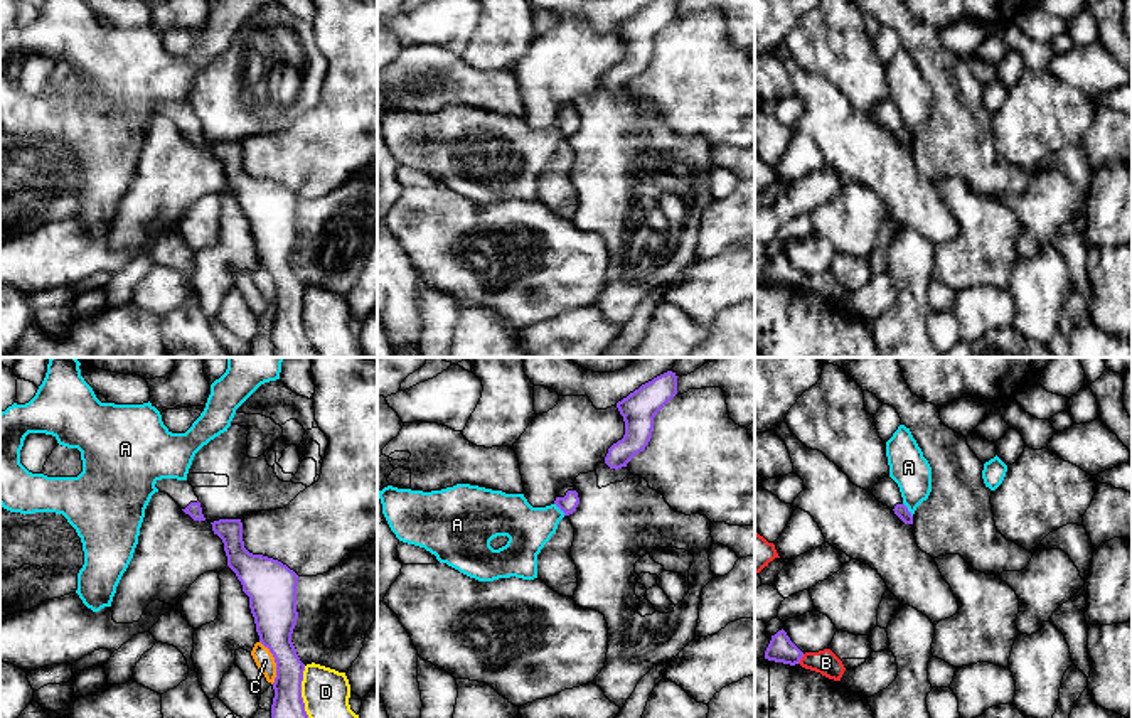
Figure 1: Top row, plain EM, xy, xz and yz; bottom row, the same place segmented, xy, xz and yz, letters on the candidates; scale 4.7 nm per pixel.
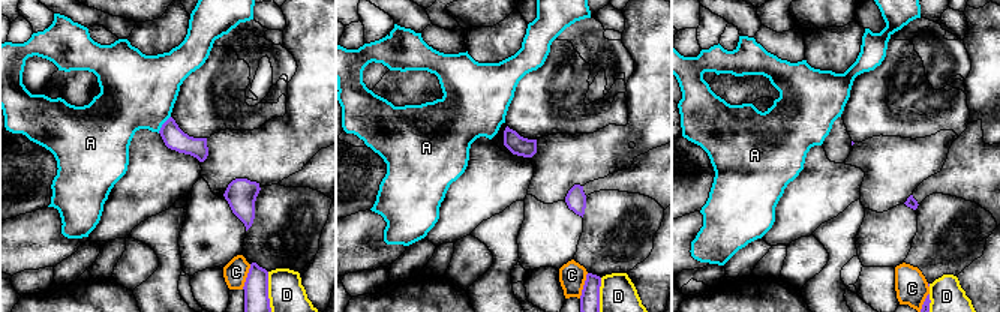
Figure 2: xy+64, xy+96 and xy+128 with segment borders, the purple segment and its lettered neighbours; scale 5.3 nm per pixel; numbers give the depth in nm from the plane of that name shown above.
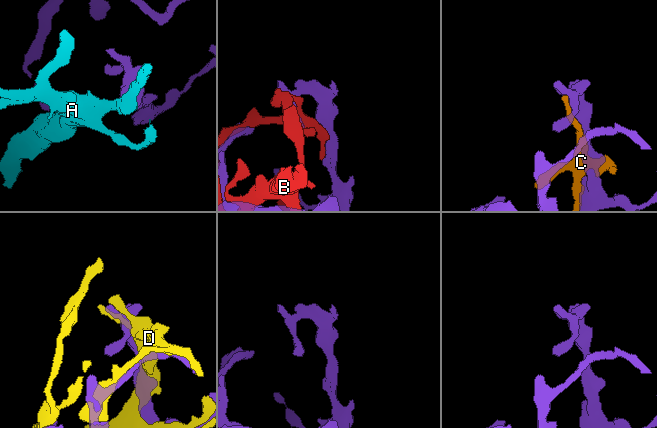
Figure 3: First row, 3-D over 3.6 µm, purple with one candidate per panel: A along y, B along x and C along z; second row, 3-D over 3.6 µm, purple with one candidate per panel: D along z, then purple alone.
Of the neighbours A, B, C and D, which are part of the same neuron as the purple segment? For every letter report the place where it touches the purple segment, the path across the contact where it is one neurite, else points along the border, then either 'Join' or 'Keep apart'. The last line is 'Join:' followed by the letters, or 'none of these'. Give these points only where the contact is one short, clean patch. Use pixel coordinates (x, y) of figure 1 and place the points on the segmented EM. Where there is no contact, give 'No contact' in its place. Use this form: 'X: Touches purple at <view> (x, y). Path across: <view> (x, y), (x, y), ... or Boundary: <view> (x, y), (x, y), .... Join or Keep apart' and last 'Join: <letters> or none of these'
A: Touches purple at yz (907, 509). Boundary: yz (903, 503), (912, 516). Keep apart
B: Touches purple at yz (800, 658). Keep apart
C: Touches purple at xy (275, 661). Keep apart
D: Touches purple at xy (300, 691). Keep apart
Join: none of these

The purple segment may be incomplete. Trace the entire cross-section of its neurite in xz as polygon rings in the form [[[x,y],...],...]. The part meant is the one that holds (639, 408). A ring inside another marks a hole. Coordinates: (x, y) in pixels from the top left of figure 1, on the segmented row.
[[[667,371],[652,381],[642,384],[627,398],[617,403],[625,421],[625,435],[608,448],[605,463],[610,469],[622,469],[640,452],[652,438],[655,415],[677,394],[677,376]]]

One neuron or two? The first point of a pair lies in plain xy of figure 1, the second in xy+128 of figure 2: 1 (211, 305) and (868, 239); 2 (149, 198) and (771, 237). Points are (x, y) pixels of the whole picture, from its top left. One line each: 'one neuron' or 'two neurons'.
1: one neuron
2: one neuron

